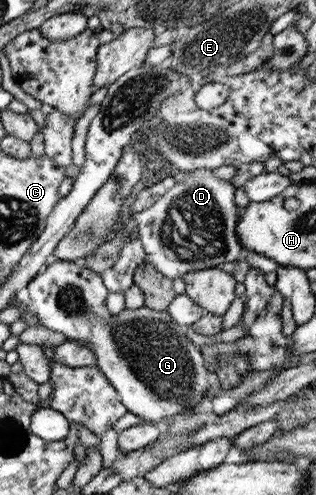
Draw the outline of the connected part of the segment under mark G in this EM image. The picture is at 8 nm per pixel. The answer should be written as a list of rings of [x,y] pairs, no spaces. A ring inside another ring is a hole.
[[[51,259],[27,284],[27,308],[37,318],[38,324],[53,332],[60,332],[66,340],[76,340],[86,344],[94,354],[94,364],[109,381],[117,393],[118,399],[127,411],[147,423],[159,423],[163,418],[179,416],[176,414],[208,412],[212,397],[207,397],[206,390],[214,384],[207,372],[206,358],[200,349],[186,337],[186,326],[171,320],[166,311],[155,312],[145,307],[133,310],[123,309],[114,316],[105,307],[108,291],[100,280],[100,275],[85,268],[82,263]]]

